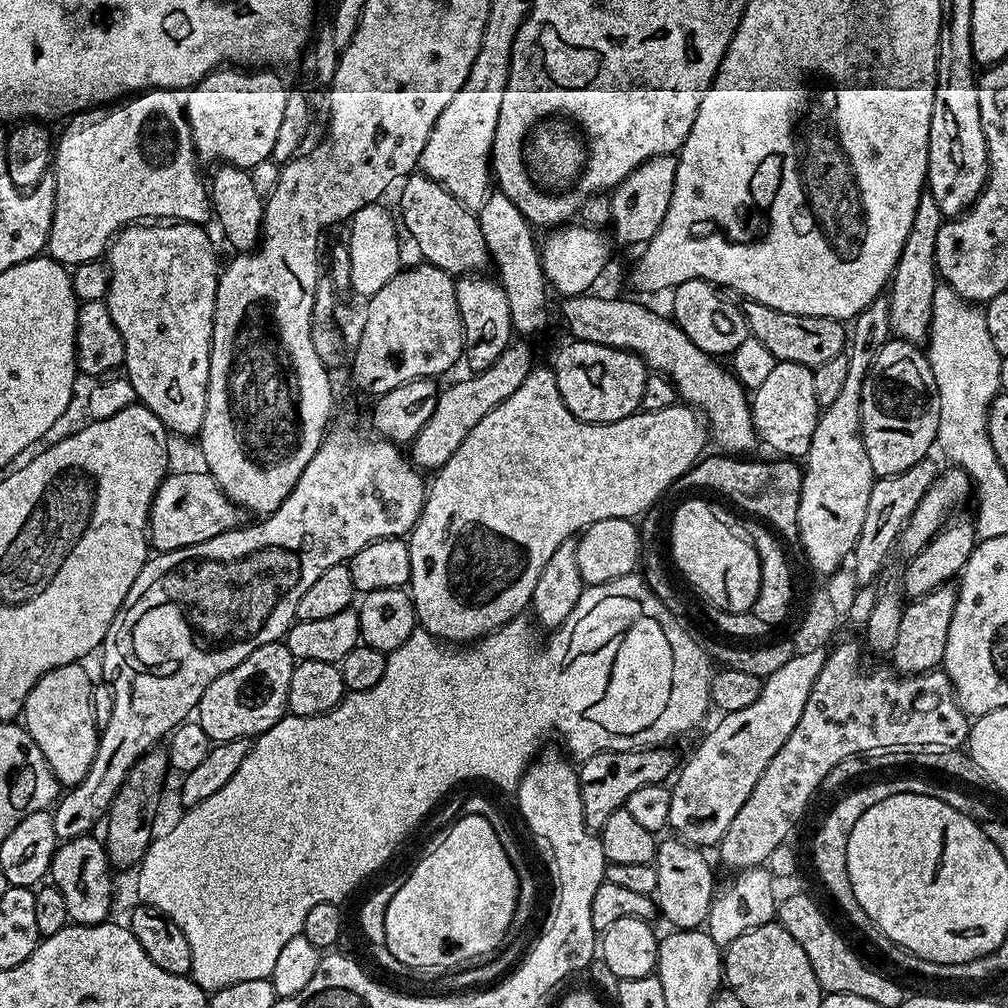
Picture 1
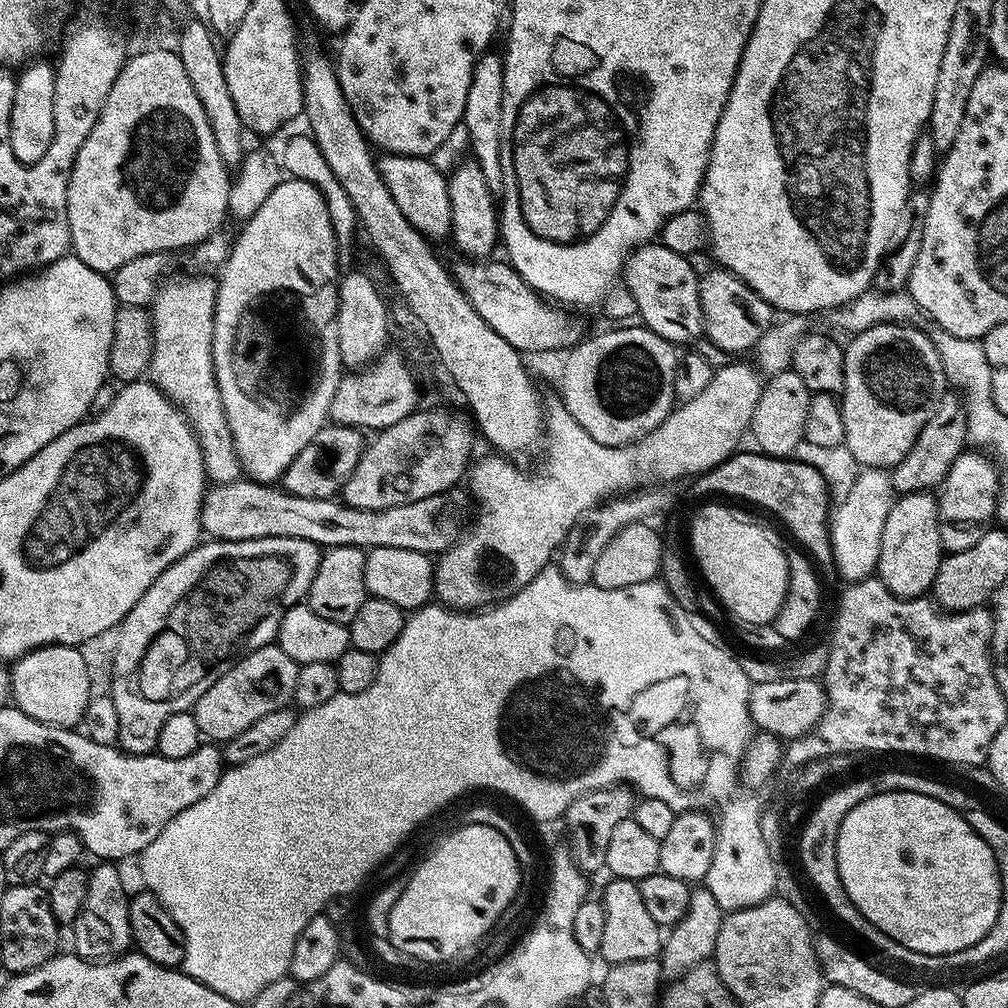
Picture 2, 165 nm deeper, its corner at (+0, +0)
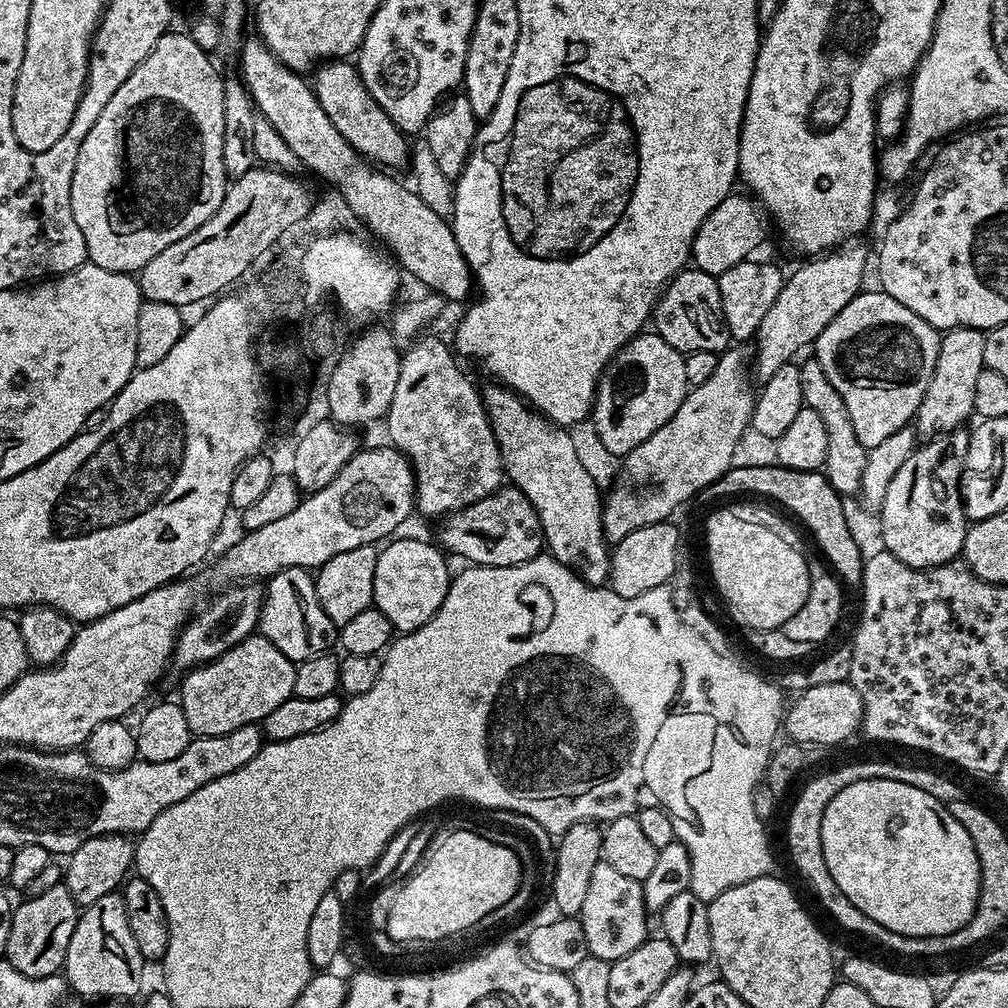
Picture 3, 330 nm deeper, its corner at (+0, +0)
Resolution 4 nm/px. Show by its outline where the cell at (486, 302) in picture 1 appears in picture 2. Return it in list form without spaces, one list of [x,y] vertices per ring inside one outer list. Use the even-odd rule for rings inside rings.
[[[464,158],[456,167],[447,173],[448,197],[450,198],[450,214],[452,230],[450,240],[456,243],[461,257],[469,260],[482,260],[493,255],[498,248],[498,206],[494,201],[494,193],[486,186],[486,178],[482,170],[471,158]]]

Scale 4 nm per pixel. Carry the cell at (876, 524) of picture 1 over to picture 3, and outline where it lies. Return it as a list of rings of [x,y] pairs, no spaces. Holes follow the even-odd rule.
[[[949,328],[941,335],[934,374],[914,417],[917,437],[931,438],[957,431],[967,422],[968,415],[971,417],[975,413],[974,389],[978,383],[978,374],[982,374],[985,367],[984,338],[985,333],[979,328]]]

